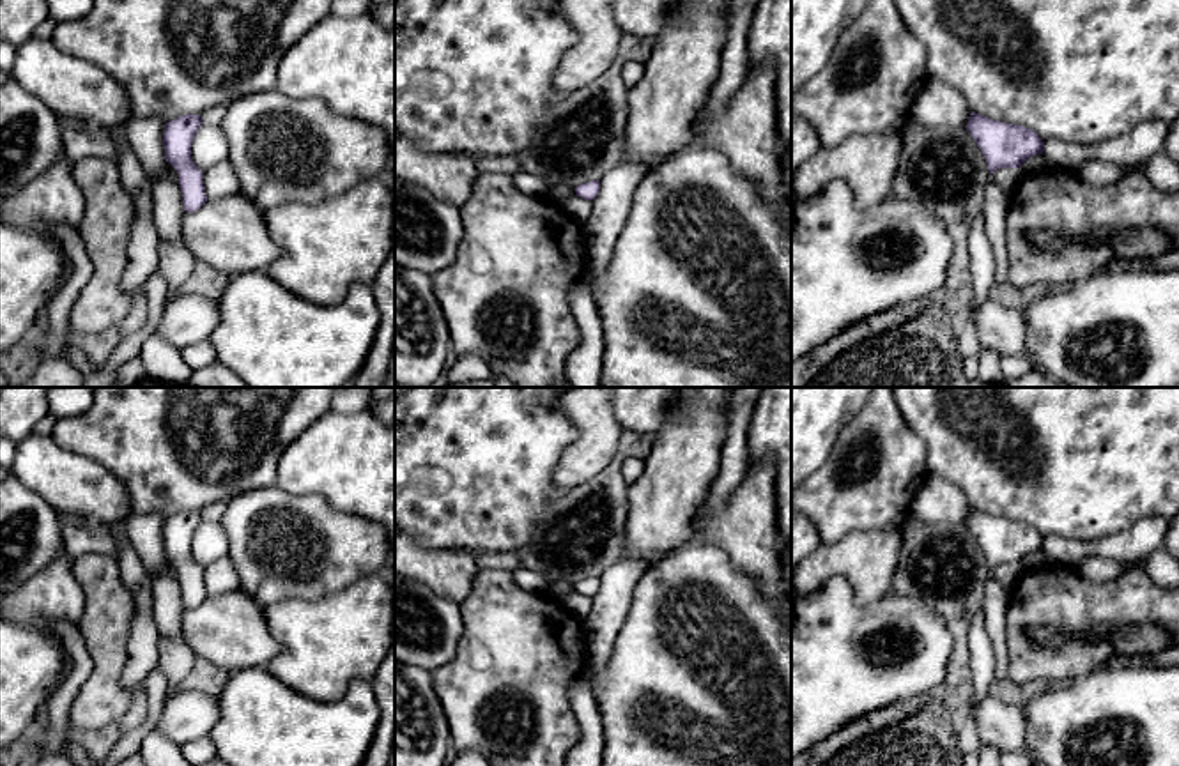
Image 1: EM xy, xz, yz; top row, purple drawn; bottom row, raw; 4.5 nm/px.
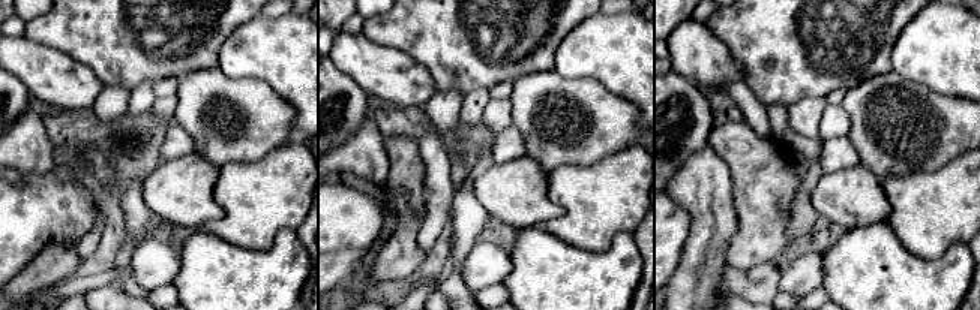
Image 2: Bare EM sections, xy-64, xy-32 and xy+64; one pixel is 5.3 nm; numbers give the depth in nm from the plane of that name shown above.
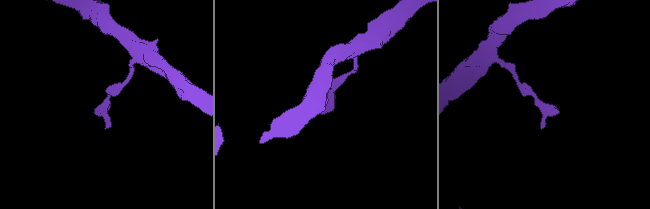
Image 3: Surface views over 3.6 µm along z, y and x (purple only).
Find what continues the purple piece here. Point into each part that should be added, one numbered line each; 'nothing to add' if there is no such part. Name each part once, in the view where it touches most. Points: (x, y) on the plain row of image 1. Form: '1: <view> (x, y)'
nothing to add

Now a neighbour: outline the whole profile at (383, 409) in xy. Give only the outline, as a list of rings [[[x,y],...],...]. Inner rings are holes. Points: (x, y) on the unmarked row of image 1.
[[[395,394],[386,400],[372,400],[368,409],[384,425],[395,426]]]

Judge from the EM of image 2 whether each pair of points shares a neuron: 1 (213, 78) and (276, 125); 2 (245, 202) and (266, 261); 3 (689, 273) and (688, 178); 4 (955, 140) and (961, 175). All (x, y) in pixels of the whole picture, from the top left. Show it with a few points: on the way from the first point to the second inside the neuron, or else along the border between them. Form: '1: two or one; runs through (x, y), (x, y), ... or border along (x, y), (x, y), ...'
1: one; runs through (228, 93), (261, 122)
2: two; border along (291, 229), (282, 228), (267, 249), (227, 241)
3: one; runs through (703, 249), (703, 202)
4: two; border along (964, 152), (944, 165), (926, 172)

